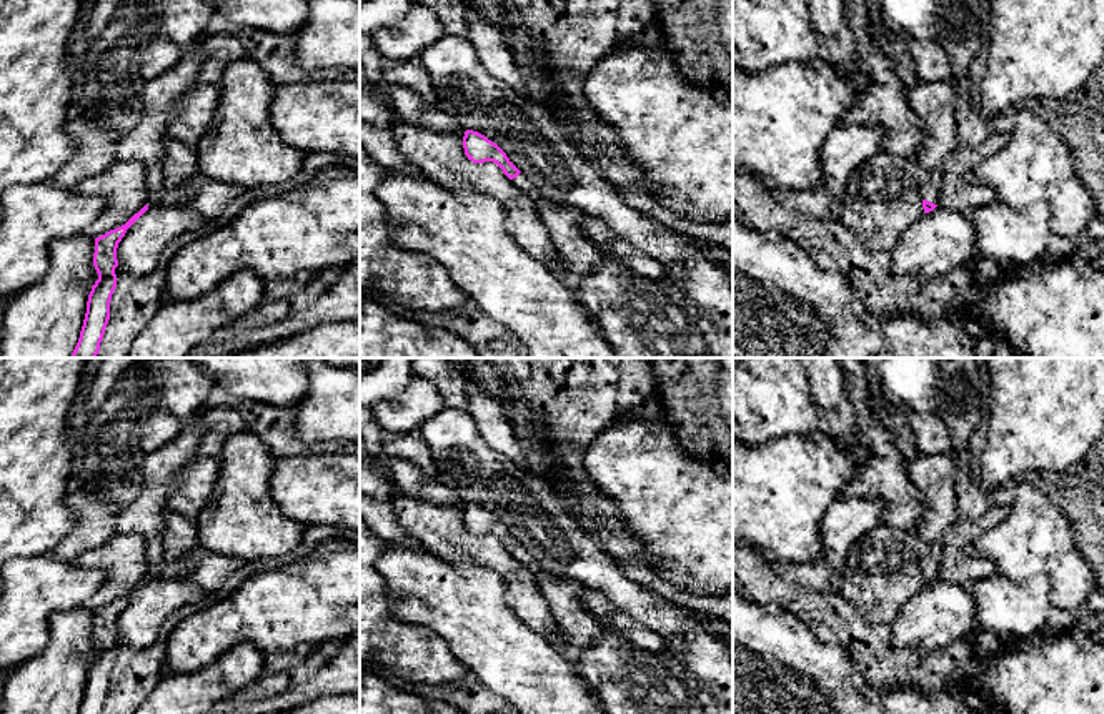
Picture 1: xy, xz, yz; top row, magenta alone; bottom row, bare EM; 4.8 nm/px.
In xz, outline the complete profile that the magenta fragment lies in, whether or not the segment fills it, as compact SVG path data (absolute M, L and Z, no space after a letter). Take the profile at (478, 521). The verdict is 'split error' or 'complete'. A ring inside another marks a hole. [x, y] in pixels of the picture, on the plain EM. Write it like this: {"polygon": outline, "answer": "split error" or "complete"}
{"polygon": "M466 503L463 509L463 521L468 533L473 536L496 536L518 563L536 571L533 556L510 534L506 526L485 508Z", "answer": "split error"}

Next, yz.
{"polygon": "M947 453L919 456L906 463L922 504L922 516L916 528L916 539L922 561L924 586L939 576L944 533L959 519L954 491L954 458Z", "answer": "split error"}

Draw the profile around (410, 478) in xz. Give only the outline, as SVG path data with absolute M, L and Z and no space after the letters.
M385 458L388 468L391 469L391 478L395 486L403 489L406 494L441 506L455 506L460 511L465 509L465 504L458 494L440 484L435 478L428 476L416 464L403 458Z

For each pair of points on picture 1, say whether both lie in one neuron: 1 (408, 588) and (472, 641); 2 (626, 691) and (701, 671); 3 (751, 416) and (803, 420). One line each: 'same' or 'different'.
1: same
2: same
3: same

